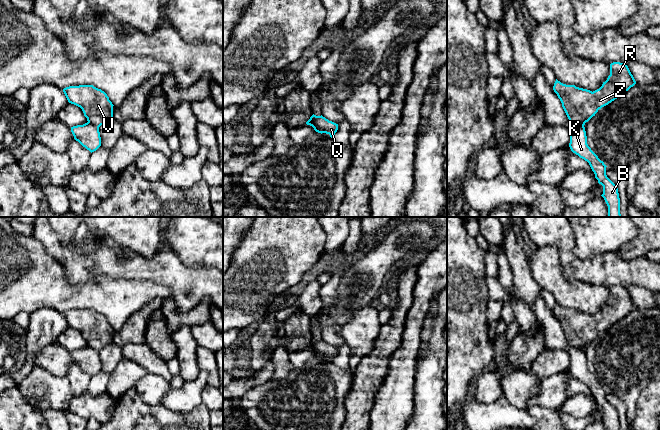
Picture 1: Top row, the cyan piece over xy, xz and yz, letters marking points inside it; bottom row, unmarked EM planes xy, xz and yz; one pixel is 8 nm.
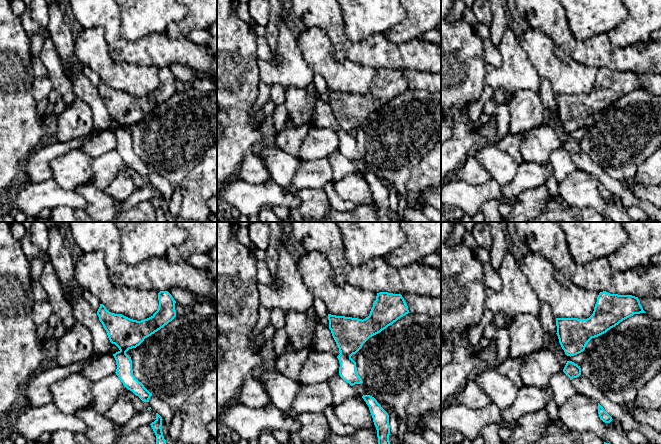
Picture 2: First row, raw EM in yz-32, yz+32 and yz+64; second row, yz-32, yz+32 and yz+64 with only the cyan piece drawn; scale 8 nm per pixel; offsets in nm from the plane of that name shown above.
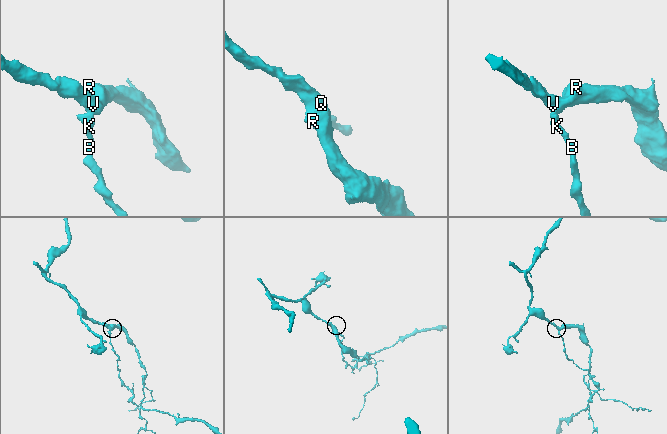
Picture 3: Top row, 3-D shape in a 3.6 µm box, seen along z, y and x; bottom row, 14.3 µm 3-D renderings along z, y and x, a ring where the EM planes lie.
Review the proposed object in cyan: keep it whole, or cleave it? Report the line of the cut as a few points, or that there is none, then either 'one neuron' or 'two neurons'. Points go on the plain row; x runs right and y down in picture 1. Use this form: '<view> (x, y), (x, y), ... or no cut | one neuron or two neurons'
yz (570, 345), (583, 349) | two neurons

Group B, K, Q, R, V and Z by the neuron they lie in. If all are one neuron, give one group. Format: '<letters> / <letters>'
B K / Q R V Z

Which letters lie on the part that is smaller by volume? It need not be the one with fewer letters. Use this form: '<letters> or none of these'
B, K

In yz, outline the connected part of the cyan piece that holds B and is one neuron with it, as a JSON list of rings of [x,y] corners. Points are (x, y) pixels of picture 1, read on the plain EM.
[[[570,346],[568,354],[570,356],[569,371],[571,375],[589,387],[598,407],[603,410],[603,418],[601,420],[604,422],[607,430],[620,430],[618,412],[607,401],[607,390],[588,370],[584,349],[577,349]]]

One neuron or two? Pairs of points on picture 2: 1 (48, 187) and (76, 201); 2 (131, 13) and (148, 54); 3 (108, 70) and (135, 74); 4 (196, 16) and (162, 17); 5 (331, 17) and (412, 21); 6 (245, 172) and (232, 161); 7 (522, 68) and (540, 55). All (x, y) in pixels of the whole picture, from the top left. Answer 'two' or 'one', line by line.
1: one
2: two
3: one
4: two
5: two
6: two
7: two

